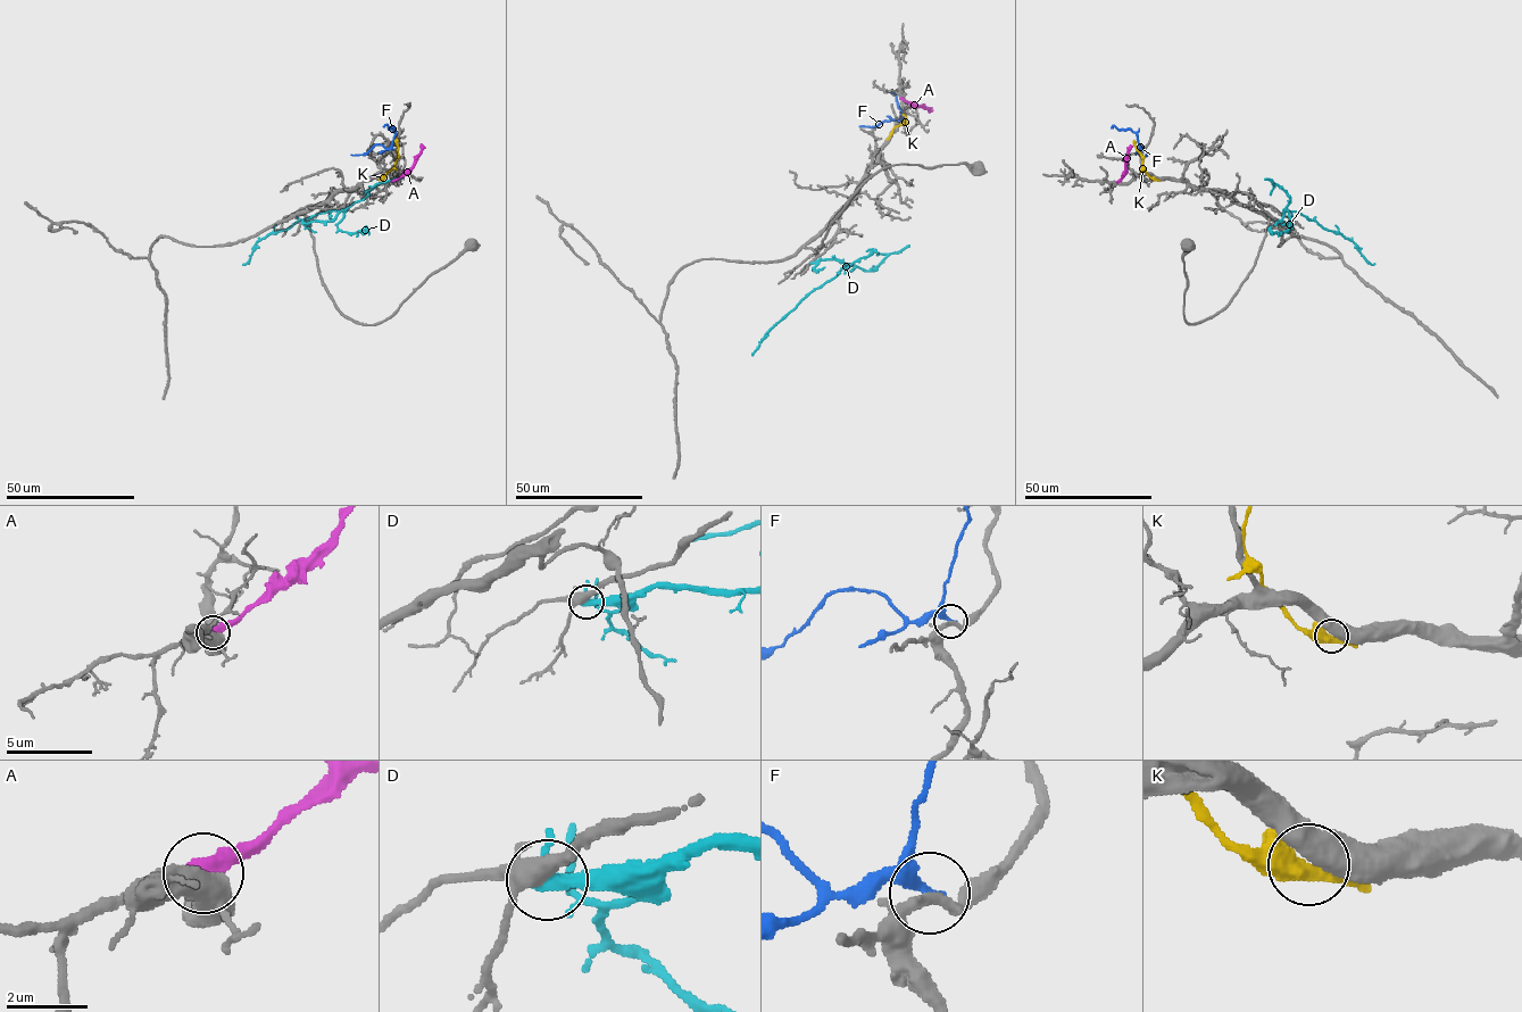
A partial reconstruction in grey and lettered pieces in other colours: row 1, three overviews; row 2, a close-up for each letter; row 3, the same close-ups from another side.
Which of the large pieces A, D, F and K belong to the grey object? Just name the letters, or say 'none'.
none

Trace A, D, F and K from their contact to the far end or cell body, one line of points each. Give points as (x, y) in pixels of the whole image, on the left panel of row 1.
A: (394, 181), (414, 164), (422, 144)
D: (302, 223), (333, 220), (338, 212), (298, 220), (284, 230), (271, 232), (256, 243), (250, 257), (243, 264)
F: (392, 149), (394, 132), (387, 124), (384, 126)
K: (381, 179), (394, 165), (397, 139)

